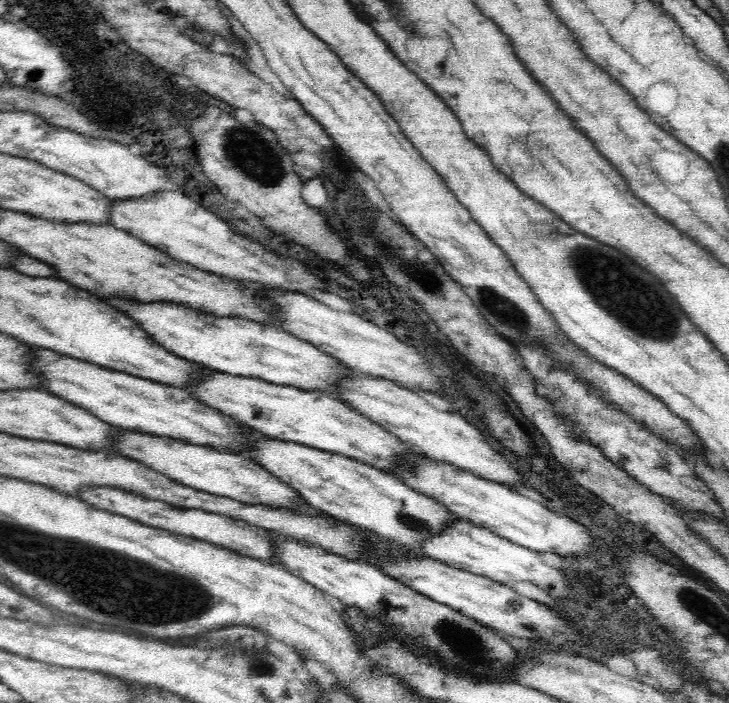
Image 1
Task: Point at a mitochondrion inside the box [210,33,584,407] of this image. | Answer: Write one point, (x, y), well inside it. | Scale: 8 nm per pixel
(508, 312)

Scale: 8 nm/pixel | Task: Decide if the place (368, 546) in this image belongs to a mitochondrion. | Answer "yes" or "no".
no

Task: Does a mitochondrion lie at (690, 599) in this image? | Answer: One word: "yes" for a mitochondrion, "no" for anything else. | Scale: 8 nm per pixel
yes

